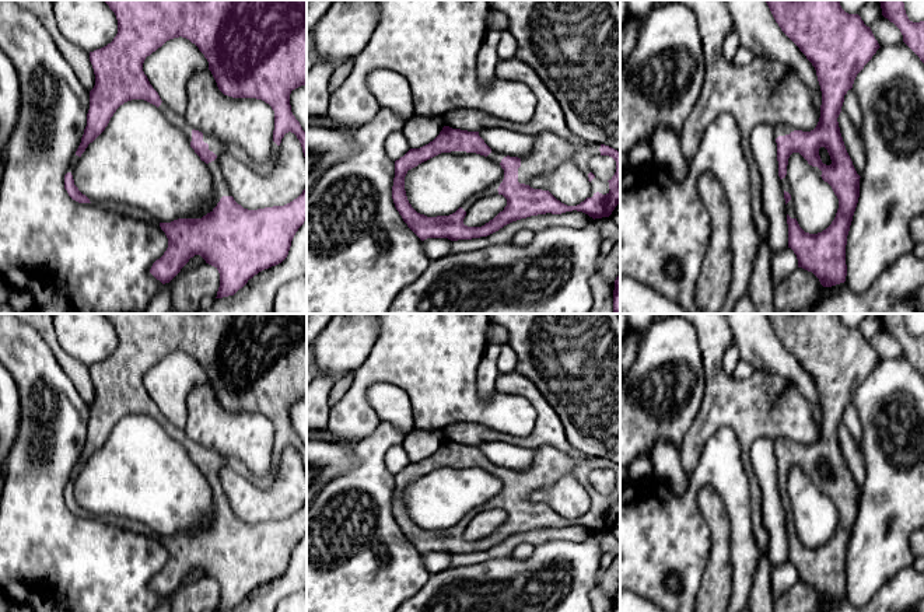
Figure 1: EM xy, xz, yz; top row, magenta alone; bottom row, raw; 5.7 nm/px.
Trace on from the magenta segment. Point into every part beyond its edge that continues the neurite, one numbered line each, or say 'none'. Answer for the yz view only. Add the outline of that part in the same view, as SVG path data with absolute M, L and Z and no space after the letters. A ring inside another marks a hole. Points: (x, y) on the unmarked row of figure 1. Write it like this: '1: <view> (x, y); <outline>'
1: yz (780, 443); M777 437L774 438L774 451L777 452L778 450L785 450L794 445L795 443L790 440L788 437Z

